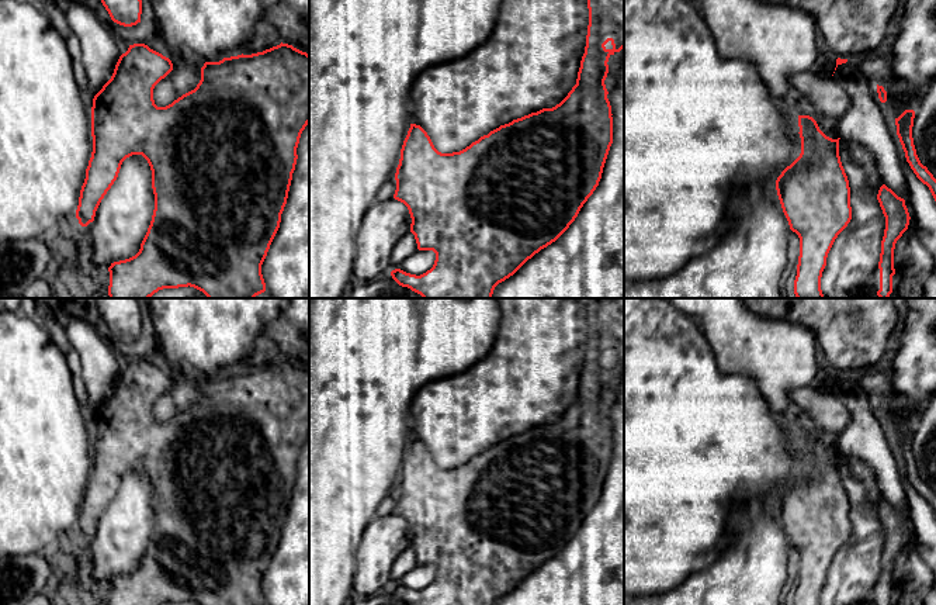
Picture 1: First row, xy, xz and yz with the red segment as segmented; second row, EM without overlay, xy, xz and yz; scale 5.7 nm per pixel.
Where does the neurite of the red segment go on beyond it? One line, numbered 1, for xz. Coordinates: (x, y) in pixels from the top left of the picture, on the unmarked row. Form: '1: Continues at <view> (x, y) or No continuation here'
1: No continuation here

